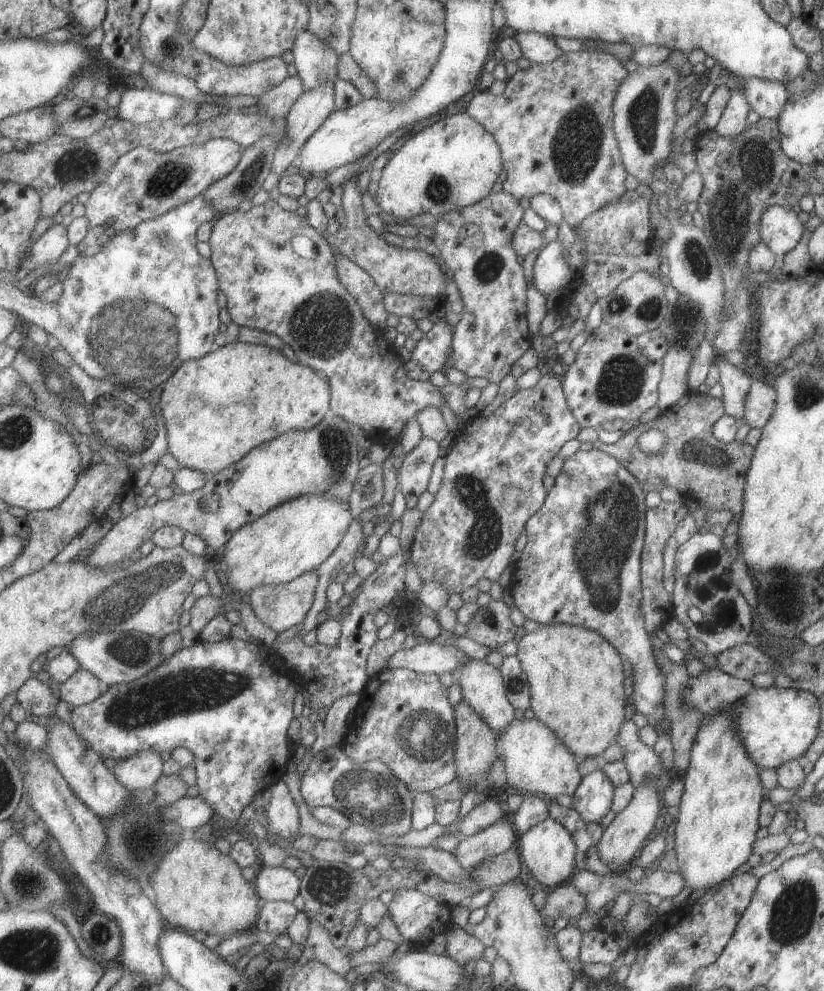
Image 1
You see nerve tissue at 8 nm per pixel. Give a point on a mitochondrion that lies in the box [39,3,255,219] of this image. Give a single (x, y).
(168, 178)

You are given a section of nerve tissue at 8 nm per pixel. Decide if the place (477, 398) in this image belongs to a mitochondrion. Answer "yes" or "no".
no

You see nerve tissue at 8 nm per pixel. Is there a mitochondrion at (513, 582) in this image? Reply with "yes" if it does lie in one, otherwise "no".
no

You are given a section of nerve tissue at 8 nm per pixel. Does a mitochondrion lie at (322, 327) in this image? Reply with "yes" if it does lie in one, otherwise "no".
yes

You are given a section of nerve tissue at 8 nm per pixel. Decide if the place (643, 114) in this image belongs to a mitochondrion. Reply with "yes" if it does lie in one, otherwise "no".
yes

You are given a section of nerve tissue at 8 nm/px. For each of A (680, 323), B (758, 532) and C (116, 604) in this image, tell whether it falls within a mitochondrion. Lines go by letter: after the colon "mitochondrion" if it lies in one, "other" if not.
A: mitochondrion
B: other
C: mitochondrion

